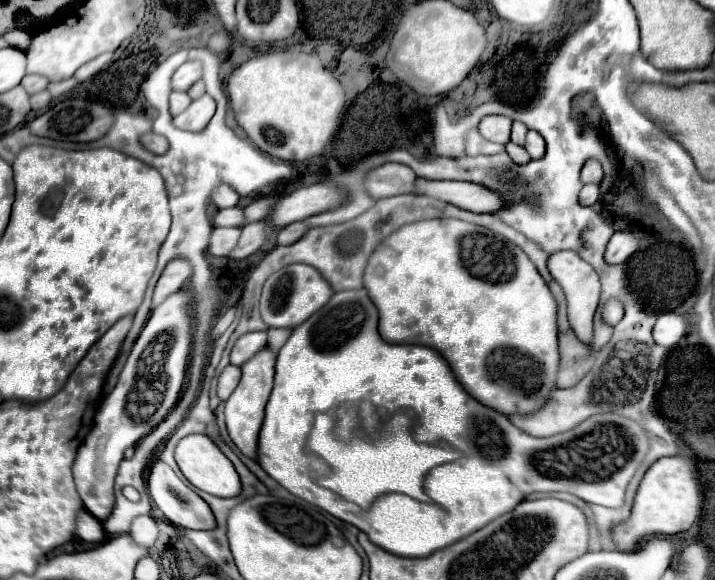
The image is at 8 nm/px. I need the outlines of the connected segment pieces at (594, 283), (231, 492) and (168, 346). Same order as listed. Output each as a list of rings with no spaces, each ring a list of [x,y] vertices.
[[[556,252],[550,256],[548,260],[548,268],[552,278],[556,278],[556,282],[562,286],[564,294],[566,294],[566,302],[568,302],[568,320],[572,330],[576,332],[576,336],[580,338],[580,342],[590,344],[592,342],[592,320],[594,320],[594,310],[598,306],[598,298],[600,298],[600,280],[598,274],[592,270],[592,266],[588,262],[584,262],[576,252]]]
[[[190,434],[190,436],[182,438],[176,446],[176,464],[192,486],[196,486],[198,490],[204,490],[212,496],[232,498],[232,496],[238,496],[242,490],[238,472],[234,470],[232,462],[220,452],[220,448],[206,434]]]
[[[178,290],[150,314],[120,372],[116,388],[104,398],[96,414],[94,430],[86,436],[76,454],[72,476],[76,490],[88,510],[78,512],[76,536],[86,542],[98,542],[104,538],[100,522],[104,522],[114,508],[114,476],[118,470],[118,462],[124,458],[124,450],[136,446],[138,440],[148,436],[180,400],[192,350],[190,304],[192,292]]]

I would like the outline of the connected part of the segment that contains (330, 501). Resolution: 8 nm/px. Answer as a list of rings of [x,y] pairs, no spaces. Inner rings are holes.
[[[360,288],[360,290],[336,292],[336,294],[330,298],[330,302],[328,302],[322,310],[318,310],[318,312],[312,314],[304,324],[300,324],[298,328],[292,330],[292,336],[288,338],[288,342],[286,342],[286,344],[282,346],[282,350],[278,352],[274,390],[272,390],[270,400],[268,400],[268,404],[266,404],[266,418],[264,418],[264,424],[262,424],[262,430],[260,430],[260,440],[258,440],[258,464],[264,468],[264,472],[266,472],[270,478],[274,478],[274,480],[276,480],[280,486],[284,486],[290,494],[294,494],[294,496],[306,500],[308,504],[314,504],[314,506],[326,510],[328,514],[336,516],[336,518],[342,520],[342,522],[348,522],[348,524],[356,526],[358,530],[366,532],[372,544],[384,548],[384,550],[388,550],[388,552],[392,552],[392,554],[396,554],[396,556],[406,556],[406,558],[424,558],[424,556],[430,556],[432,552],[436,552],[436,550],[440,550],[440,548],[446,548],[446,546],[450,546],[450,544],[462,540],[462,538],[466,538],[468,534],[472,534],[472,532],[484,528],[488,522],[496,520],[498,516],[502,516],[502,514],[514,510],[514,506],[516,506],[518,502],[522,502],[522,500],[524,500],[528,494],[532,494],[532,492],[570,492],[570,494],[582,498],[582,500],[588,502],[588,504],[600,504],[600,506],[608,506],[608,508],[620,508],[620,506],[624,504],[624,490],[626,490],[628,482],[632,480],[634,472],[638,470],[640,462],[644,460],[646,452],[648,452],[648,434],[646,434],[646,430],[644,430],[638,422],[634,422],[634,420],[630,420],[630,418],[626,418],[626,416],[620,416],[620,414],[596,414],[596,416],[584,420],[584,422],[582,422],[580,426],[576,426],[574,430],[570,430],[570,432],[566,432],[566,434],[552,436],[552,438],[532,438],[532,436],[524,434],[522,430],[516,430],[516,426],[514,426],[504,414],[494,412],[494,410],[488,410],[486,406],[480,406],[480,402],[476,402],[472,396],[468,396],[466,390],[456,382],[456,378],[454,378],[450,366],[446,364],[446,360],[444,360],[436,350],[426,348],[426,346],[418,346],[418,344],[388,344],[388,342],[384,342],[384,340],[380,338],[380,334],[378,334],[378,310],[376,310],[376,306],[372,306],[372,300],[368,298],[368,292],[366,292],[364,288]],[[364,400],[372,402],[376,408],[386,409],[389,413],[391,413],[391,407],[412,406],[412,410],[414,410],[416,416],[418,416],[416,422],[414,422],[414,428],[412,428],[412,436],[416,438],[416,442],[428,442],[428,444],[440,444],[440,442],[444,442],[444,444],[452,446],[454,450],[460,450],[460,454],[462,454],[464,458],[460,458],[460,460],[456,460],[456,462],[450,462],[450,464],[440,464],[440,466],[434,468],[434,472],[430,472],[428,478],[426,478],[426,494],[428,494],[430,500],[434,500],[434,504],[420,504],[420,502],[416,502],[416,500],[410,500],[410,498],[404,496],[404,494],[384,494],[384,496],[376,498],[376,502],[372,504],[372,510],[360,510],[358,506],[352,506],[352,502],[344,502],[338,494],[332,494],[330,490],[324,490],[322,486],[318,486],[316,480],[318,480],[320,476],[328,474],[328,466],[326,466],[320,458],[316,458],[316,454],[312,454],[312,452],[306,448],[306,446],[308,446],[308,444],[306,444],[306,438],[308,438],[308,434],[310,434],[314,416],[316,416],[318,412],[328,412],[328,414],[332,414],[332,416],[336,418],[336,434],[340,434],[340,438],[348,438],[348,434],[356,434],[356,430],[358,430],[356,408],[352,408],[354,404],[350,404],[350,402],[360,404],[360,402],[364,402]]]

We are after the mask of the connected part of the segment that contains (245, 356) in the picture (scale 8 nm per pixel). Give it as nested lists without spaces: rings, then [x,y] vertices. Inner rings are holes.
[[[248,332],[248,334],[240,336],[238,342],[234,344],[232,354],[230,354],[230,362],[234,366],[242,366],[254,354],[258,354],[262,348],[266,348],[266,344],[268,344],[266,332]]]

